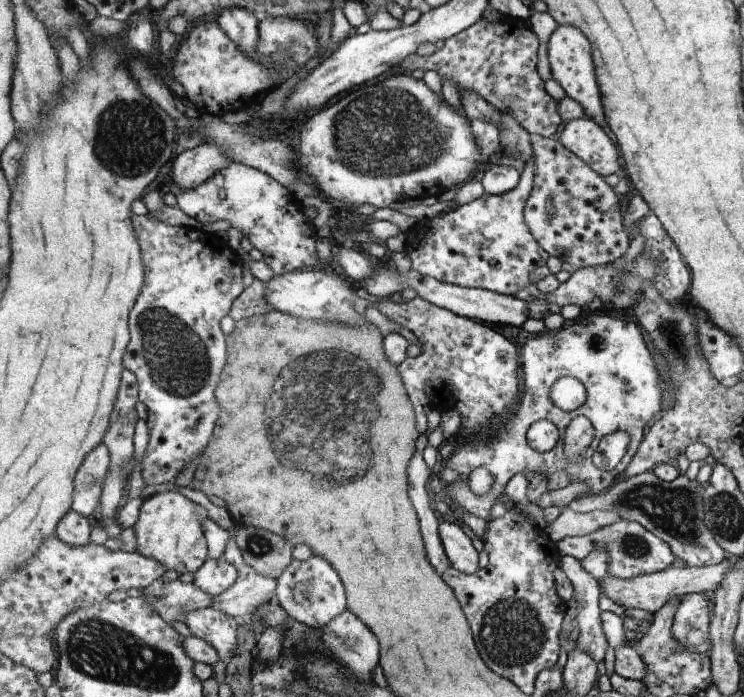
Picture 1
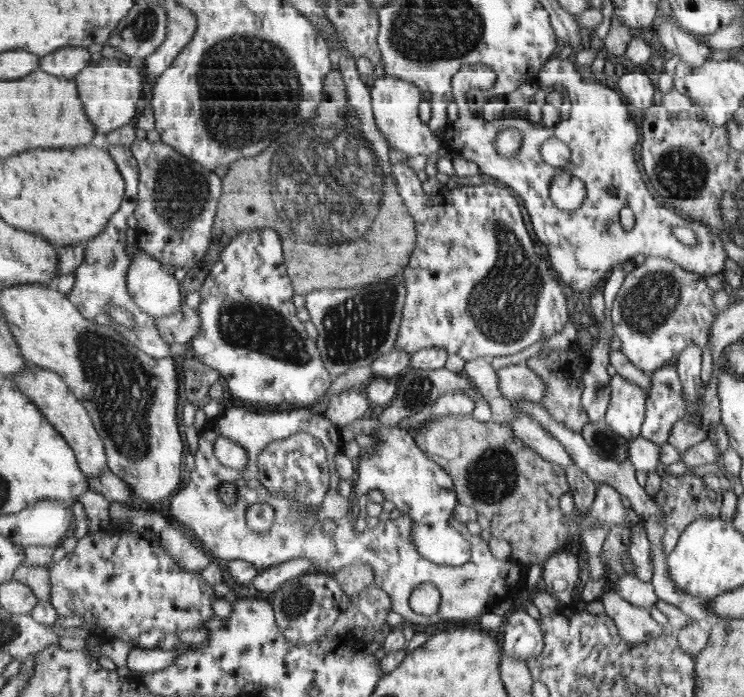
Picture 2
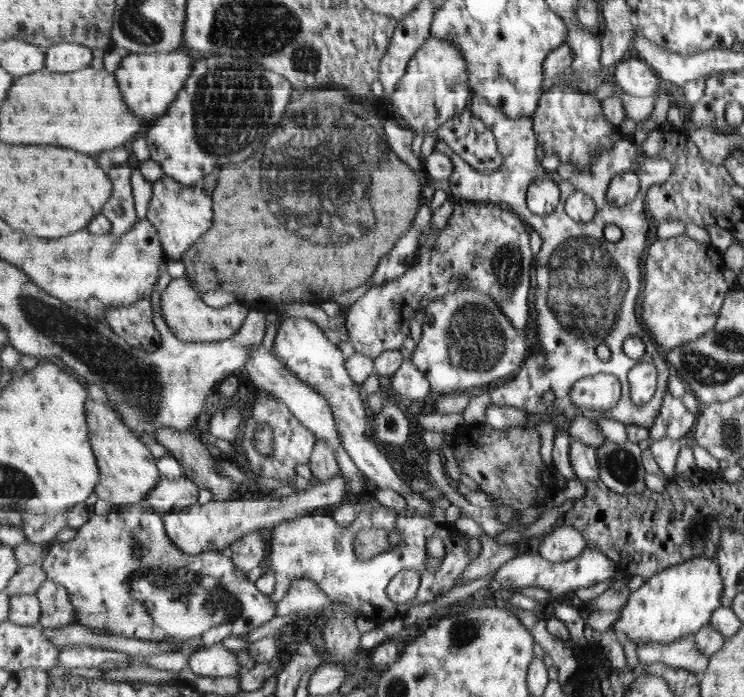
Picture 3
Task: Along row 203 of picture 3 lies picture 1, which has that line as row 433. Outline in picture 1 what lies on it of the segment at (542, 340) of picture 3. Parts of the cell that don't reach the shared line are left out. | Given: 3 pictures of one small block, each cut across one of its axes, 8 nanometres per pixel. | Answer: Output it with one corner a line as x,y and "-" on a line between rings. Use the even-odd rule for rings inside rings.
613,313
583,315
575,322
570,322
561,330
547,332
529,339
521,349
521,371
523,371
524,391
516,409
500,425
483,435
473,435
461,439
454,445
453,456
447,466
457,472
459,479
455,484
446,485
448,496
458,504
459,510
464,510
485,521
491,521
491,512
497,498
505,492
505,486
515,474
540,474
548,476
555,470
569,472
570,482
585,482
585,494
599,494
607,491
621,479
631,460
635,458
648,429
647,424
655,420
655,414
661,412
661,388
655,368
655,358
649,353
643,342
643,330
635,322
627,322
-
564,376
581,380
587,388
587,402
575,412
565,412
551,400
551,388
556,380
-
585,415
595,428
595,440
587,448
584,459
572,467
567,465
565,451
565,432
577,418
-
540,420
550,420
559,428
559,442
549,452
537,452
531,448
528,432
531,426
-
614,432
629,432
631,444
621,464
613,470
601,470
595,466
592,456
599,448
601,440
-
477,468
487,468
495,484
487,493
475,494
469,484
471,474

